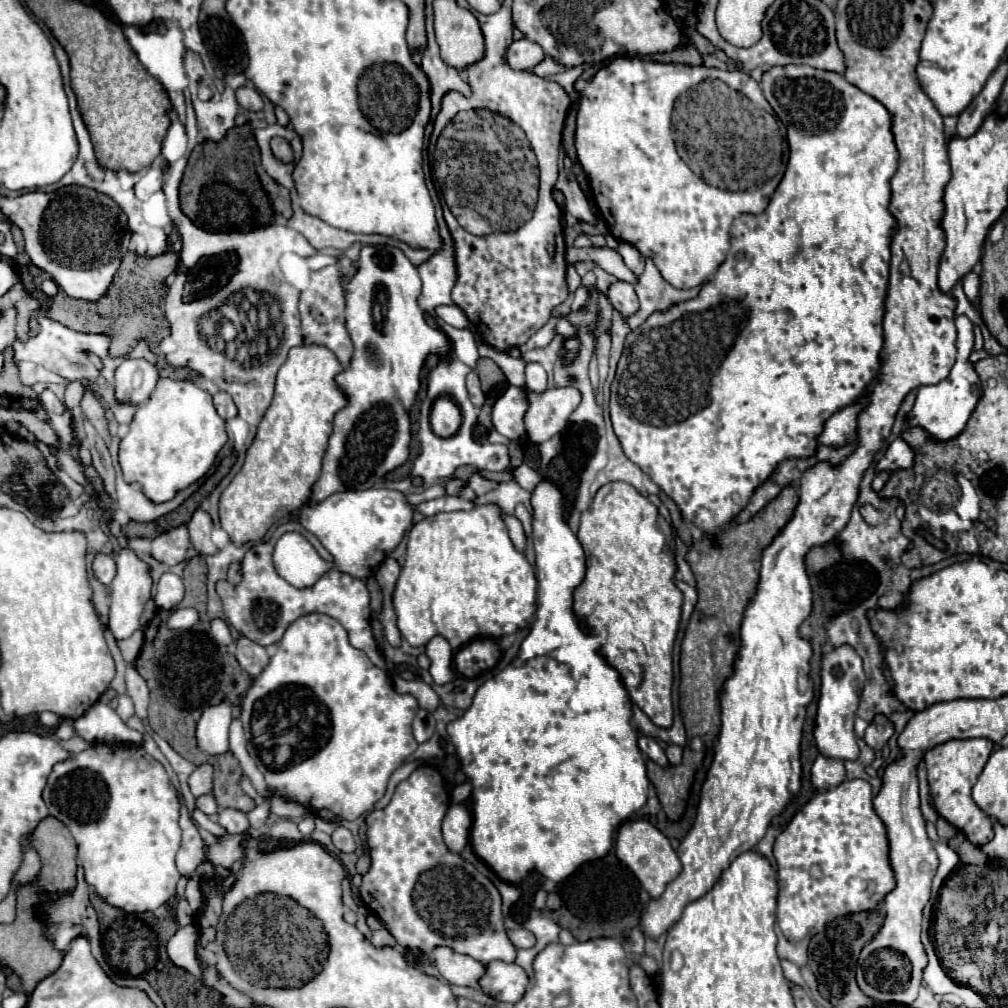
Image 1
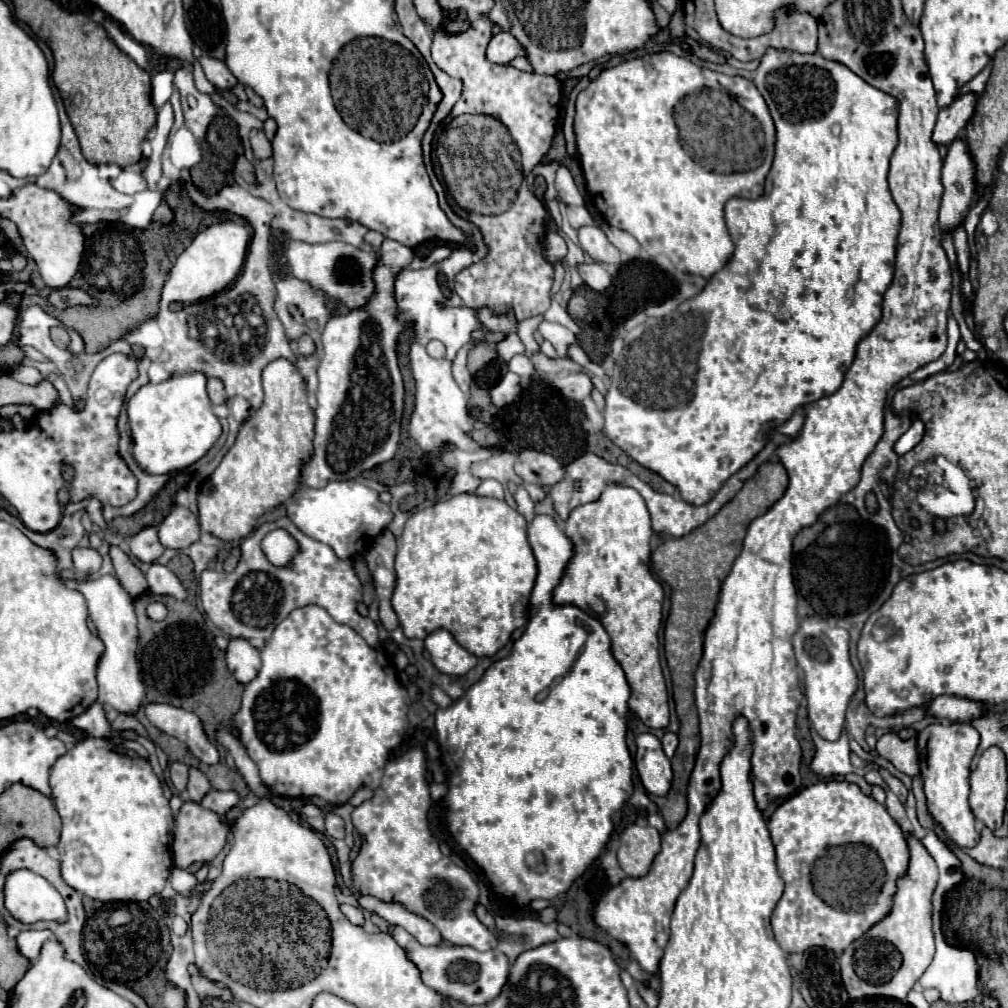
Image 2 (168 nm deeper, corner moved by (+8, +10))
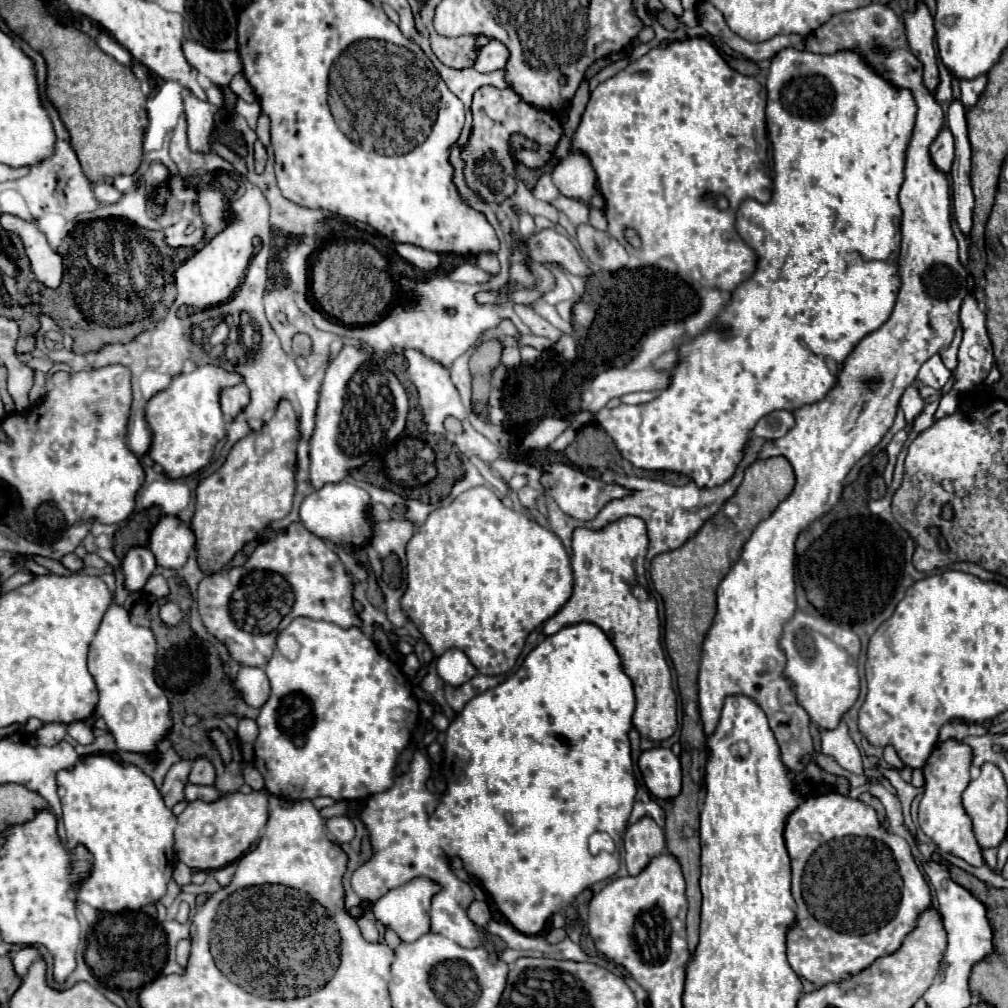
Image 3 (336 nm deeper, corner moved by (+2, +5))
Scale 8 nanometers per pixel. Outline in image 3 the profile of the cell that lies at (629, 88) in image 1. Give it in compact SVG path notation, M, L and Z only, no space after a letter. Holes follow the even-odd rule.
M688 38L671 42L666 48L654 48L616 76L598 84L590 94L572 148L586 154L592 162L598 174L596 186L606 200L604 214L608 232L630 254L648 264L668 258L680 270L704 282L706 288L724 292L732 292L754 272L756 254L738 236L734 218L742 200L754 198L758 202L768 202L772 196L766 142L766 98L762 98L762 86L754 78L732 70L708 40ZM706 194L724 194L728 208L720 210ZM622 228L632 228L642 246L632 248L622 236Z

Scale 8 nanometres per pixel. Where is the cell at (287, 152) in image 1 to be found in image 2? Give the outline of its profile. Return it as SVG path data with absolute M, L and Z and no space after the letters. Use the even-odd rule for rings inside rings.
M254 129L250 133L250 145L252 145L252 151L254 151L256 159L268 159L268 157L272 157L272 145L264 137L262 129Z

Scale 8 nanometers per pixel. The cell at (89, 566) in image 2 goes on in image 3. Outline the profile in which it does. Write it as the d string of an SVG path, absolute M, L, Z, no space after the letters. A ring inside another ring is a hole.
M66 554L60 562L62 562L70 572L82 572L82 570L84 570L84 560L80 560L76 554Z

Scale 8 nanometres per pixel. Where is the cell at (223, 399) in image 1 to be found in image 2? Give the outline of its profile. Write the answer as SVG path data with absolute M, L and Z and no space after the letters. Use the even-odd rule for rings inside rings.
M210 377L210 379L208 379L208 397L210 397L210 401L212 401L214 405L220 405L220 403L226 401L224 385L222 385L220 379L216 379L216 377Z

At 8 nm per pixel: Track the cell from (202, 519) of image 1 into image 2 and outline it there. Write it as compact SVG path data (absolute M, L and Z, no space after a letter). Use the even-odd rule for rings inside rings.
M174 507L158 525L160 543L166 549L182 551L200 539L200 527L196 515L188 507Z

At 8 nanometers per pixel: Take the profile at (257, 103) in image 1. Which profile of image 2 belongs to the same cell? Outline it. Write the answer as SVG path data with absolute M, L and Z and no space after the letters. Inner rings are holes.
M198 57L204 73L206 73L206 79L220 91L226 91L226 89L232 89L238 81L236 77L228 71L226 63L220 61L220 59L214 59L214 57Z

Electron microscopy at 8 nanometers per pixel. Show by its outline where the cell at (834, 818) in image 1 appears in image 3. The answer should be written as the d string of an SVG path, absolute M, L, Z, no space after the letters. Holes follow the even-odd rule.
M828 792L828 794L822 794L822 796L814 796L814 798L806 798L788 818L786 818L786 826L784 826L784 840L786 840L786 848L788 848L788 854L790 854L790 860L792 860L792 896L798 904L798 910L796 910L796 922L790 926L788 930L788 938L786 938L786 948L788 948L788 962L792 966L792 970L798 974L798 976L804 976L806 980L818 984L818 986L824 986L828 982L838 982L838 980L844 980L848 978L850 974L856 974L860 970L864 970L864 966L868 966L868 962L876 960L878 956L884 956L884 954L892 954L898 950L900 942L904 940L904 936L912 930L920 910L924 910L924 906L928 906L932 902L932 892L926 884L926 878L922 874L922 870L918 868L914 856L912 856L912 850L910 850L910 844L886 830L880 820L878 820L878 814L874 808L862 804L860 800L854 800L850 796L842 796L842 794L836 794L836 792Z

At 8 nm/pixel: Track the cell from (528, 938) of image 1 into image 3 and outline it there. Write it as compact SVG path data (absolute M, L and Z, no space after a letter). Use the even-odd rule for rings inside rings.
M474 900L468 908L468 916L478 928L486 928L486 924L490 922L490 908L488 908L486 902L476 902Z

